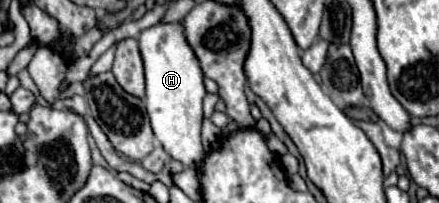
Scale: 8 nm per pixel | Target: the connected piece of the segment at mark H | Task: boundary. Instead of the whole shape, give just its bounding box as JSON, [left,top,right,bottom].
[139,23,207,169]

